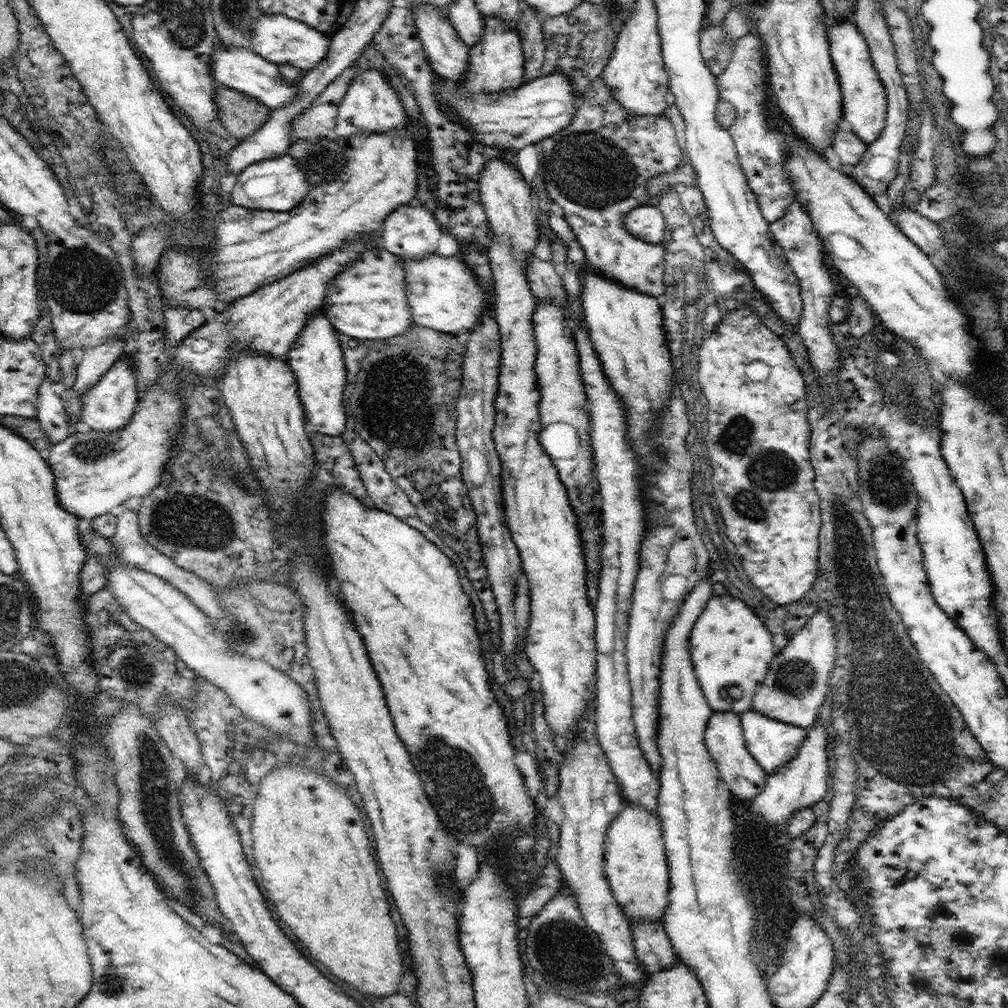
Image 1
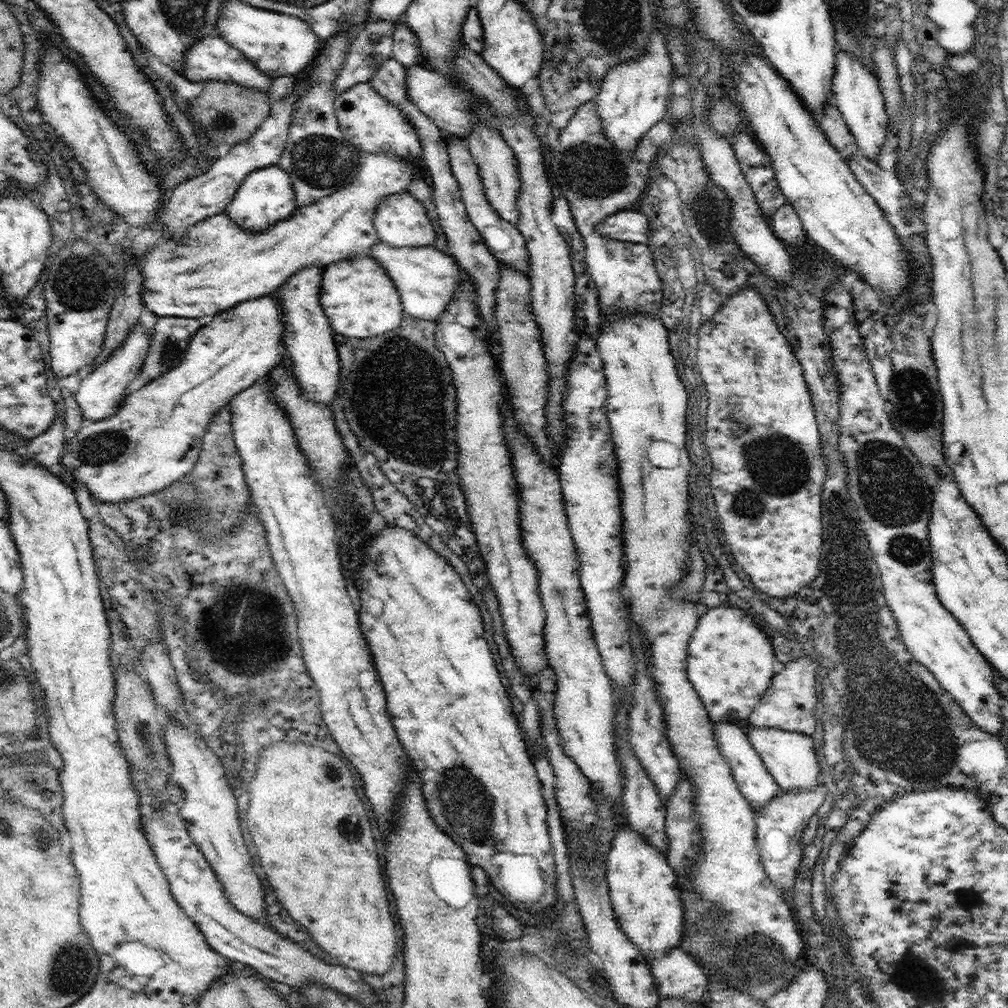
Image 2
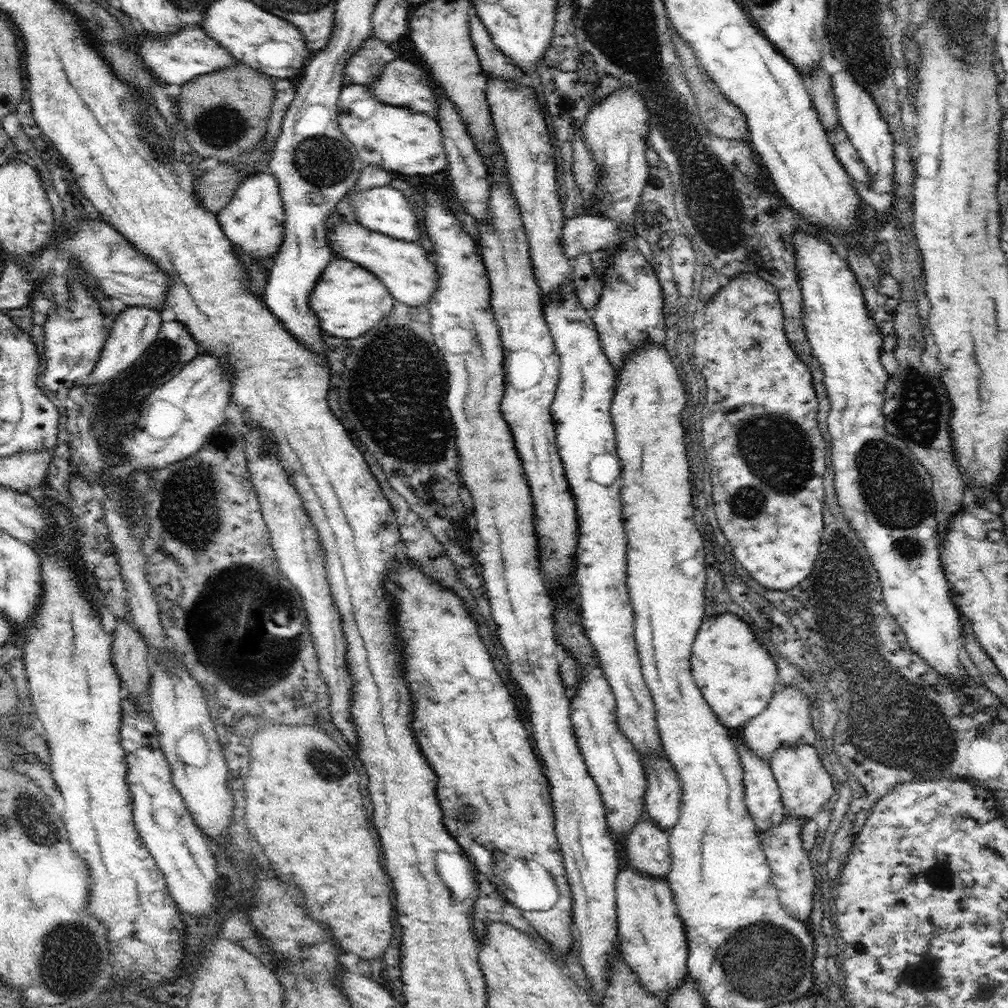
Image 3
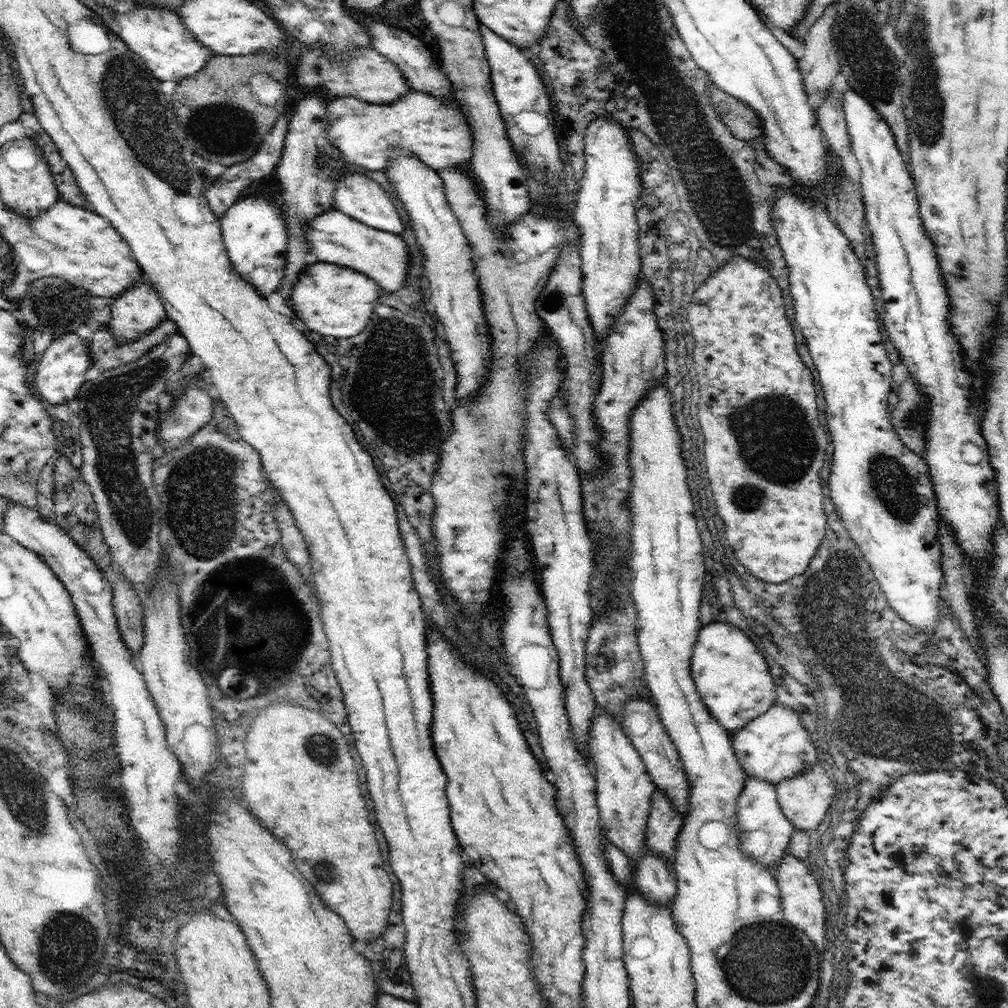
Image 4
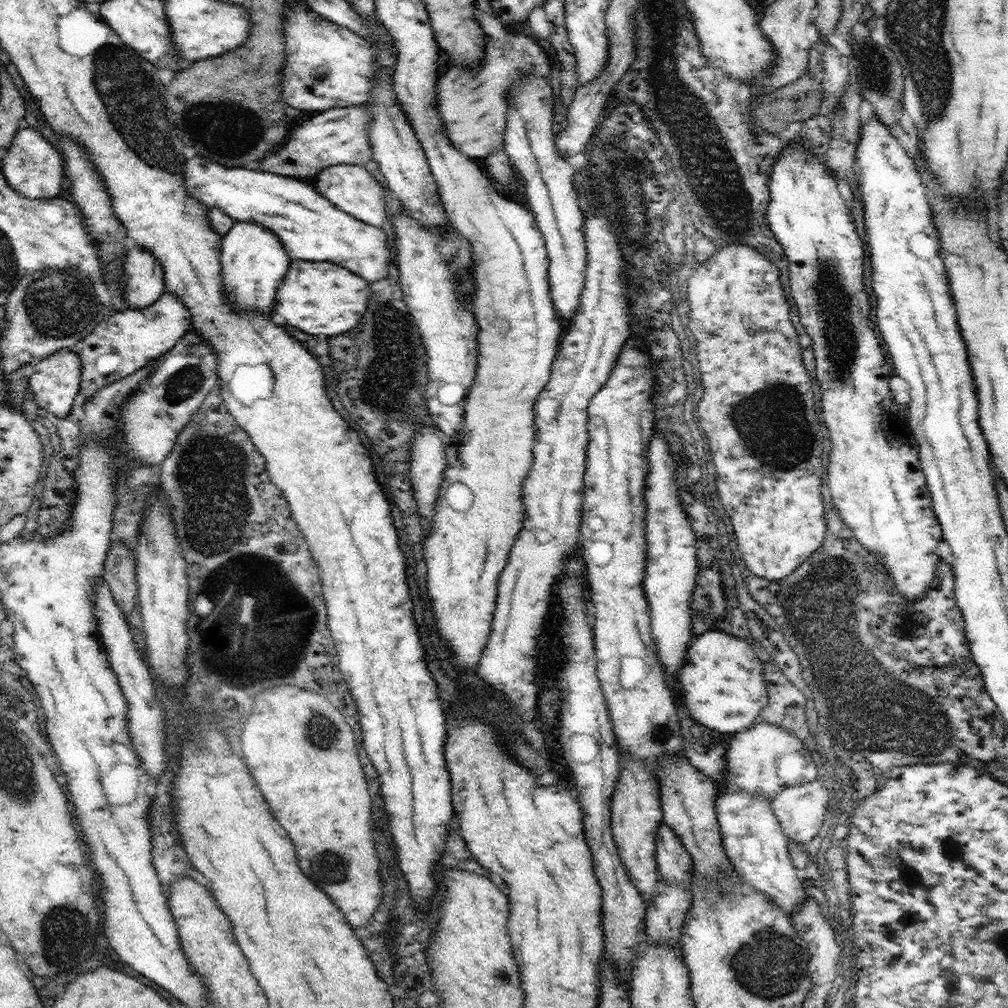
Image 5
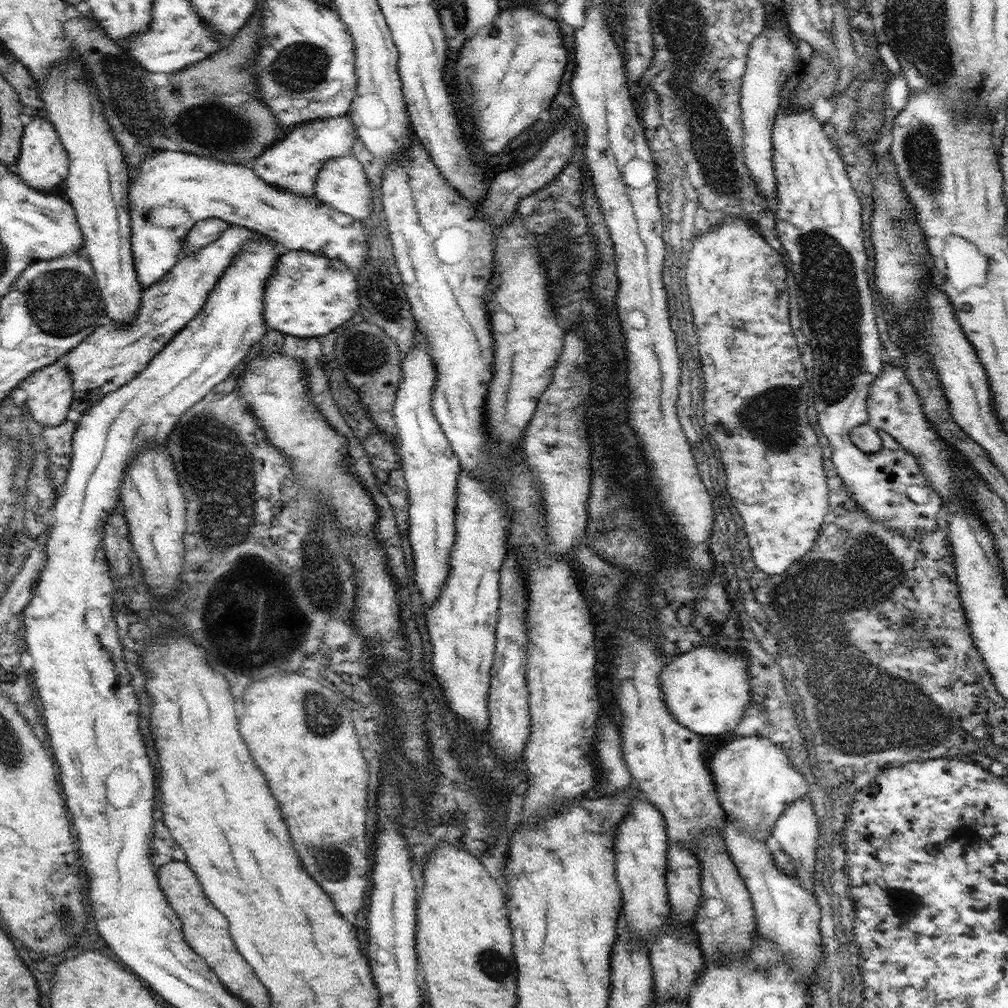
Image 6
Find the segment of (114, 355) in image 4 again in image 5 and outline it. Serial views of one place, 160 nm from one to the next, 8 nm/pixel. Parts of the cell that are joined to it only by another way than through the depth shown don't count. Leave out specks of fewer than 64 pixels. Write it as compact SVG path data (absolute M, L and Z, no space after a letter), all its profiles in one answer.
M163 291L160 298L148 308L124 308L112 317L103 318L98 325L93 328L93 332L82 340L82 348L77 351L80 357L82 370L79 392L84 398L92 398L95 392L101 388L112 384L124 377L131 376L132 373L146 367L146 364L161 357L165 352L172 350L176 342L190 331L192 316L188 314L188 308L184 308L182 301L172 293Z

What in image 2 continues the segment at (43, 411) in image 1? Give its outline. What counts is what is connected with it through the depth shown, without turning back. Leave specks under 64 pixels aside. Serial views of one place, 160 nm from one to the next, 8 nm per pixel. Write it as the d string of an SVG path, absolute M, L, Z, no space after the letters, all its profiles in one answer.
M57 411L53 425L40 436L36 436L36 438L28 441L28 444L26 444L26 449L22 454L24 458L27 458L27 460L31 460L31 462L35 462L36 464L39 464L40 466L47 468L50 472L56 474L59 472L59 462L61 455L65 450L66 438L68 438L68 430L66 427L64 427L64 423L62 423L63 419L64 416L59 416Z

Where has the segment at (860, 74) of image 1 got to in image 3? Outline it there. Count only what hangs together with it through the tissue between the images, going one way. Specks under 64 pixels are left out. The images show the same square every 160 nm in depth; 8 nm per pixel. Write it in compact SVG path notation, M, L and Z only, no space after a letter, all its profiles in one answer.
M846 68L831 75L831 77L832 88L836 97L839 124L848 133L850 142L854 145L859 157L864 161L870 173L871 190L875 194L893 192L895 188L894 138L888 123L880 115L879 106L875 103L872 95L848 74Z

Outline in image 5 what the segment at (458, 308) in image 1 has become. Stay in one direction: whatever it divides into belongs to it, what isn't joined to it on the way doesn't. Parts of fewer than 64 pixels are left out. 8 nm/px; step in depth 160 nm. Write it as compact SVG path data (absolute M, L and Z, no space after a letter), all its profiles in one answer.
M194 156L184 163L183 185L190 196L194 196L198 202L209 209L219 208L235 221L248 222L250 220L254 224L269 228L280 239L291 261L296 259L328 260L360 274L368 282L378 282L388 276L390 258L388 258L388 243L384 229L366 224L336 208L309 181L264 172L258 168L228 168L202 156Z

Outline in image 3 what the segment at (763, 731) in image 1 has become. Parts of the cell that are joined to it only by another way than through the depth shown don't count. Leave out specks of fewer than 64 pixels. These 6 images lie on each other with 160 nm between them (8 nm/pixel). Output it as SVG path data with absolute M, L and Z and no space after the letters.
M801 740L785 744L773 751L769 765L778 784L785 810L798 819L813 819L834 793L832 775L822 766L813 744L806 744Z

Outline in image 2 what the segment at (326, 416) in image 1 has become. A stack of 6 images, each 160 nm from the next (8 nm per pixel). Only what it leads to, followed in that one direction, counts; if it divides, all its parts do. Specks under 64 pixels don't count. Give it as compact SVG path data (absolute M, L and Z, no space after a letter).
M311 266L296 271L286 283L277 288L277 299L284 310L284 346L294 370L294 376L308 400L332 404L338 390L340 360L334 344L334 332L320 306L320 286L324 267Z

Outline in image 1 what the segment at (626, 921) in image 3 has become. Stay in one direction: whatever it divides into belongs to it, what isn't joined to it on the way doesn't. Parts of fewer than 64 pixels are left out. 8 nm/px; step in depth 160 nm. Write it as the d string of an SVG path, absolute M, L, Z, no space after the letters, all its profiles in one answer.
M628 804L610 824L604 848L605 873L615 896L629 921L654 923L662 920L669 903L669 866L663 843L663 825L657 813Z

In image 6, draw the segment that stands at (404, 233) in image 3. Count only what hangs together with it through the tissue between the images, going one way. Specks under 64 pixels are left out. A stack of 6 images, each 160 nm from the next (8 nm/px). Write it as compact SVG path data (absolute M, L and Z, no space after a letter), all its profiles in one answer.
M339 156L325 160L320 168L315 182L316 196L330 208L343 212L352 218L366 218L370 214L372 195L369 187L368 177L360 161L352 156Z

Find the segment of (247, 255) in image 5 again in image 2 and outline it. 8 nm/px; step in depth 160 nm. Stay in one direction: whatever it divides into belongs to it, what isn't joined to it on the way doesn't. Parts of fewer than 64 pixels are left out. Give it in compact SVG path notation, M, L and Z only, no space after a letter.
M272 164L248 174L225 212L239 226L246 228L252 234L257 234L268 230L269 226L276 224L277 220L286 220L294 210L296 208L292 181L283 168Z

